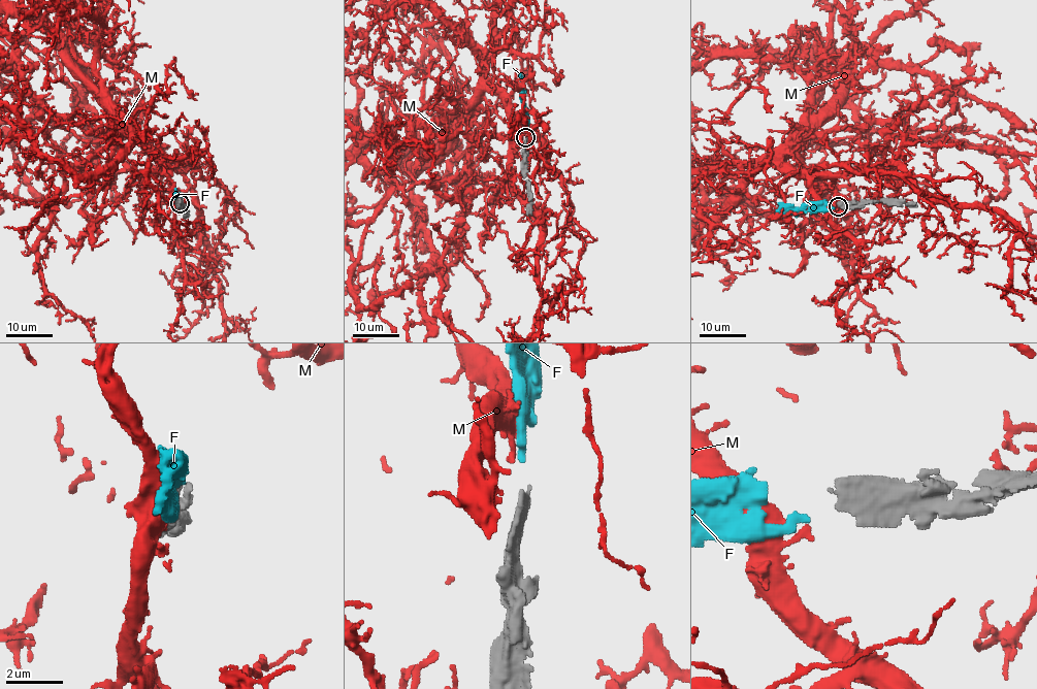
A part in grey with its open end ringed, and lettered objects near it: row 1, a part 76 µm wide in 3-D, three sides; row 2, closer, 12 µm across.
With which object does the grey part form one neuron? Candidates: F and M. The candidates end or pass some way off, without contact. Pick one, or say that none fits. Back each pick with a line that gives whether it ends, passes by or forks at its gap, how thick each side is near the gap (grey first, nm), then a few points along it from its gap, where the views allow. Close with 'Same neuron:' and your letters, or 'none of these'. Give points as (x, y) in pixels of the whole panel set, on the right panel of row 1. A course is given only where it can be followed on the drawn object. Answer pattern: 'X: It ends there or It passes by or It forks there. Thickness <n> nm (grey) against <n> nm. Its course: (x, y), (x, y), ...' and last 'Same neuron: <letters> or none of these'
F: It ends there. Thickness 400 nm (grey) against 300 nm. Its course: (834, 207), (779, 211), (775, 217)
Same neuron: F

